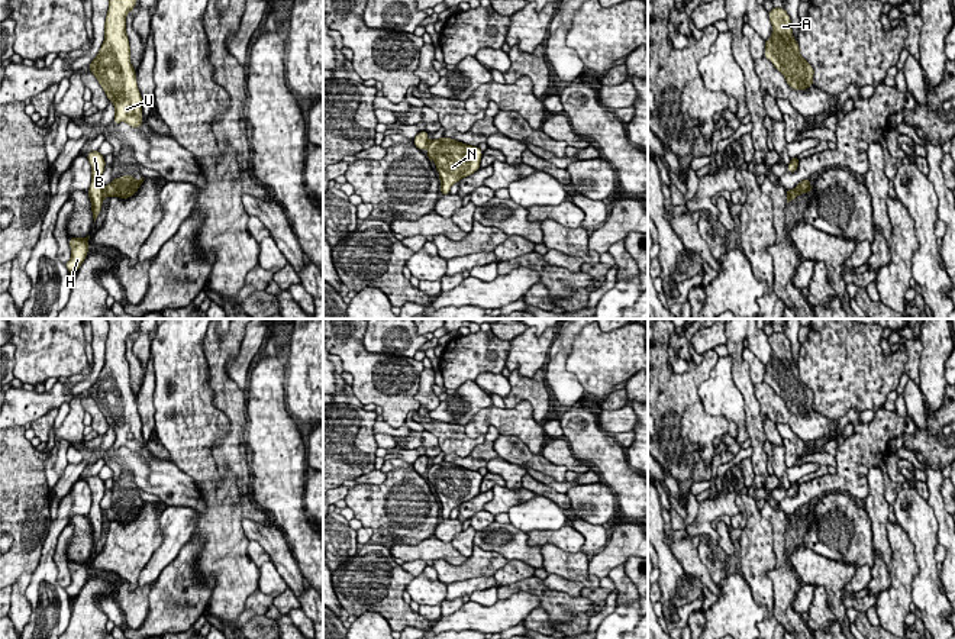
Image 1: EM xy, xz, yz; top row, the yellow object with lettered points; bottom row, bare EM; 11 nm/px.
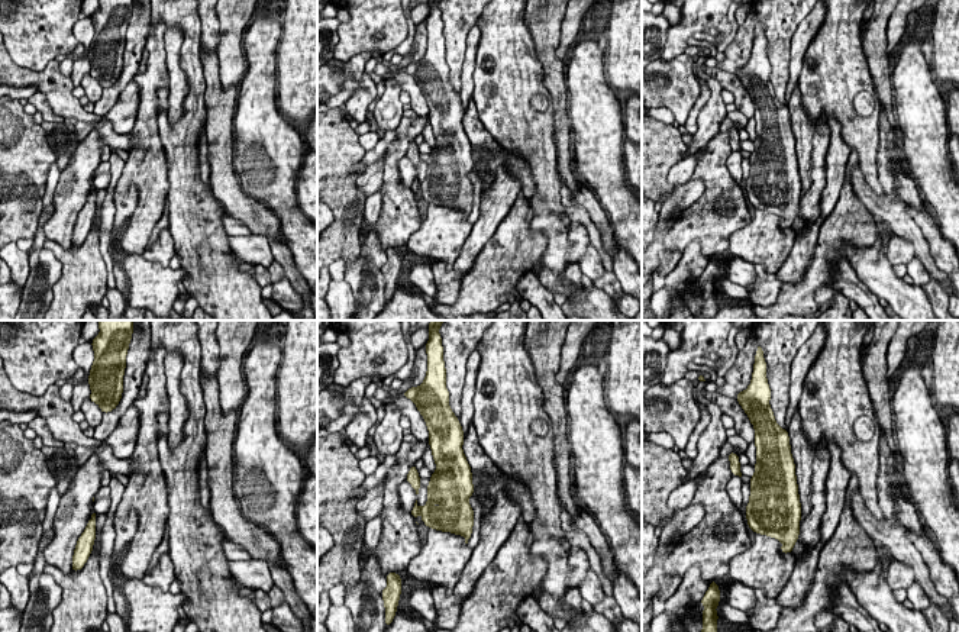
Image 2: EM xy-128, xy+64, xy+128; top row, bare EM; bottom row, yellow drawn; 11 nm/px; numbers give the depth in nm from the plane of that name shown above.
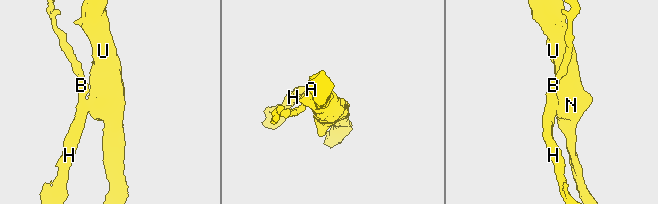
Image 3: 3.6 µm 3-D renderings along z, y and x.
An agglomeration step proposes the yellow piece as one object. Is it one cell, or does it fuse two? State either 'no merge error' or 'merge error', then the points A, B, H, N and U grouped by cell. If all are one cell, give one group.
merge error; A N U / B H

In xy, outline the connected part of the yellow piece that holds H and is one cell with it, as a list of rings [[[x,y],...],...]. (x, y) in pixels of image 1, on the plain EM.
[[[70,562],[70,572],[71,572],[71,584],[65,587],[67,594],[70,596],[70,601],[78,596],[84,584],[88,578],[88,568],[87,562]]]

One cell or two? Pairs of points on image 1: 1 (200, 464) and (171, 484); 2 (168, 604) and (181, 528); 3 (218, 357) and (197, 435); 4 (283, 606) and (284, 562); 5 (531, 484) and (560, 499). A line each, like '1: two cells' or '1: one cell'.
1: two cells
2: one cell
3: two cells
4: two cells
5: one cell

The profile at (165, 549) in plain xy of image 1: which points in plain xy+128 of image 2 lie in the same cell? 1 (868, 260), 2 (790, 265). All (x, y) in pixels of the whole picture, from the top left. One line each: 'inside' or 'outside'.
1: outside
2: inside

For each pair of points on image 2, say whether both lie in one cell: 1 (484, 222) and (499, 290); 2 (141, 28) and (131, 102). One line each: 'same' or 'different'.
1: same
2: different

